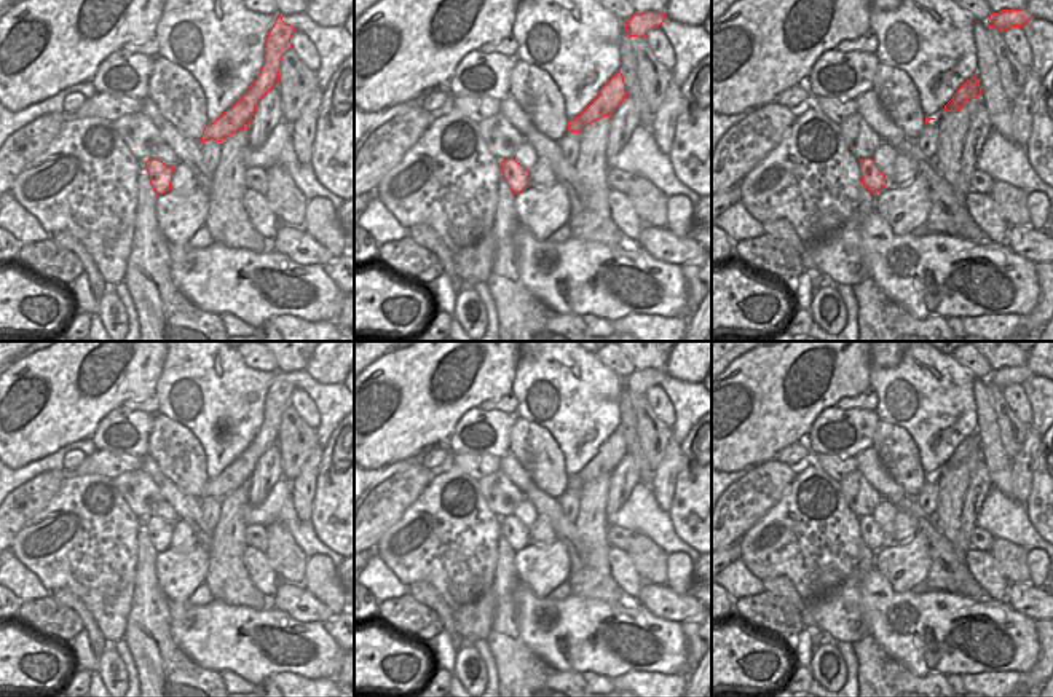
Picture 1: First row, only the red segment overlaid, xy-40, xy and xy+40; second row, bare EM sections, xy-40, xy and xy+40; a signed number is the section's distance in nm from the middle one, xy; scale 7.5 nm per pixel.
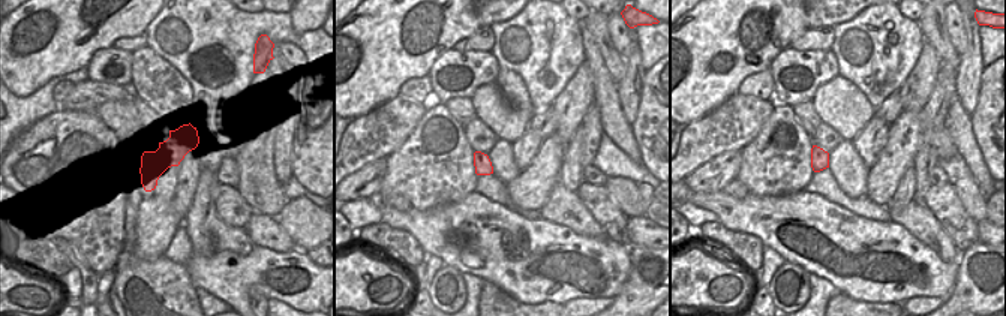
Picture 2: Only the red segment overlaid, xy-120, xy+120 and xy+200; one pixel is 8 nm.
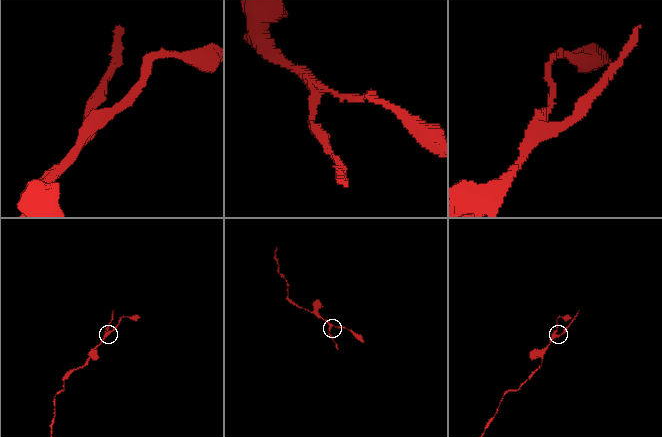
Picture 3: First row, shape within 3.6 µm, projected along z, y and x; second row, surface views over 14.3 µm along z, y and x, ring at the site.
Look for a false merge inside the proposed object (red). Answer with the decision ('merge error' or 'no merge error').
no merge error

